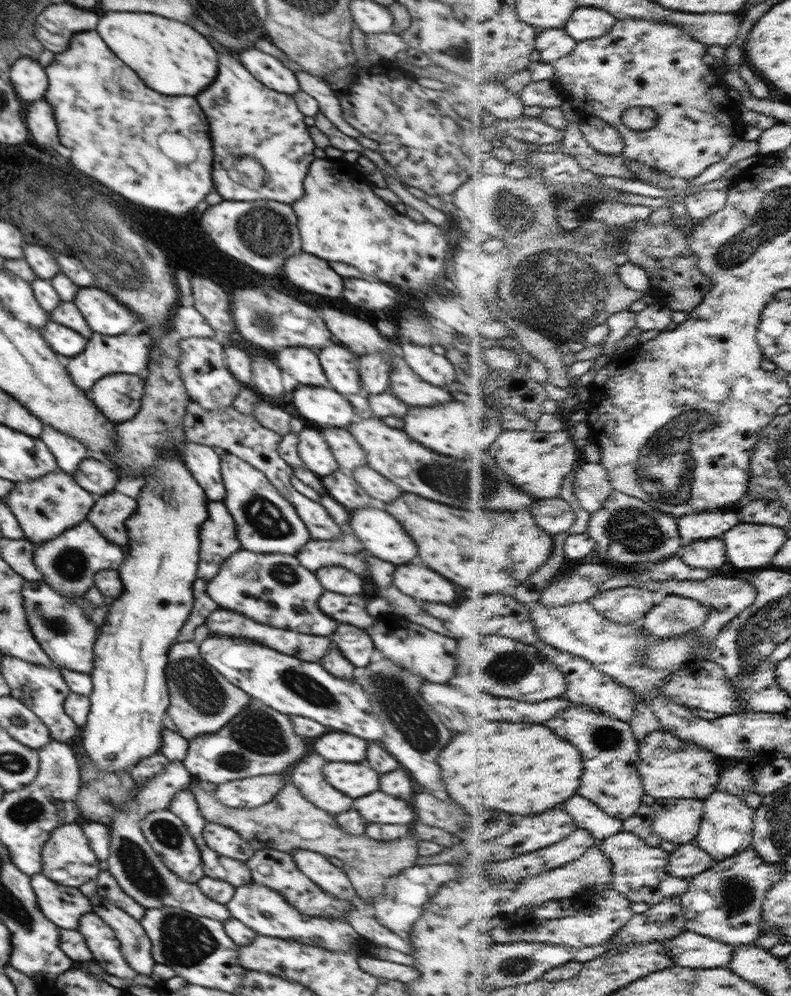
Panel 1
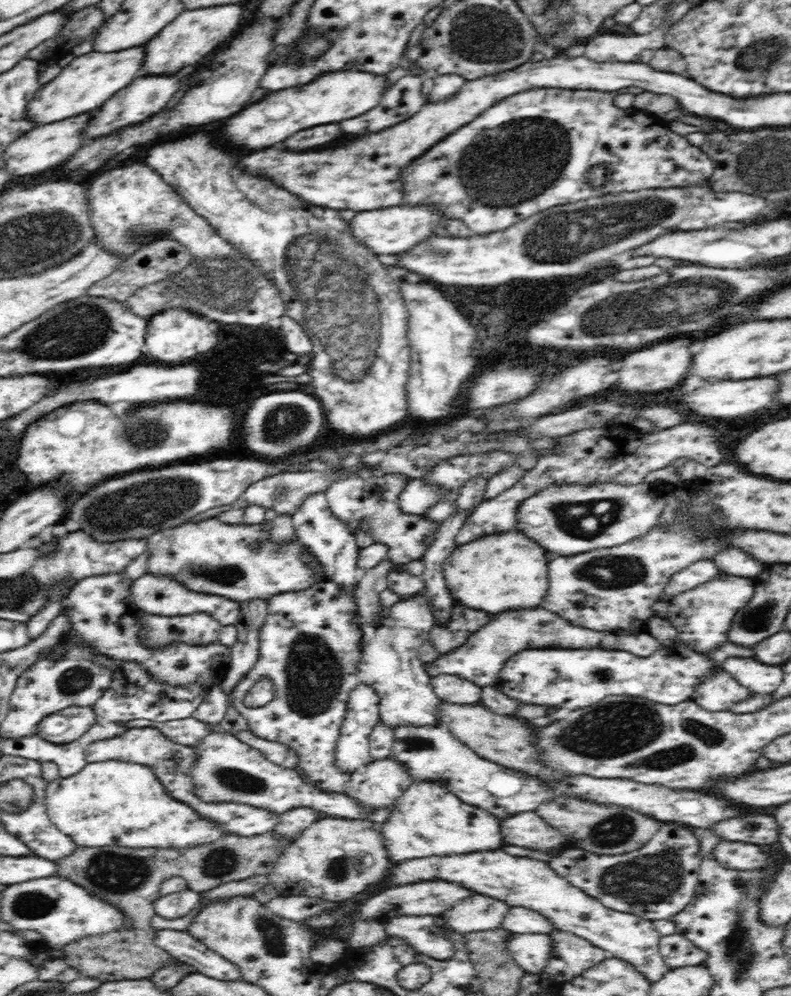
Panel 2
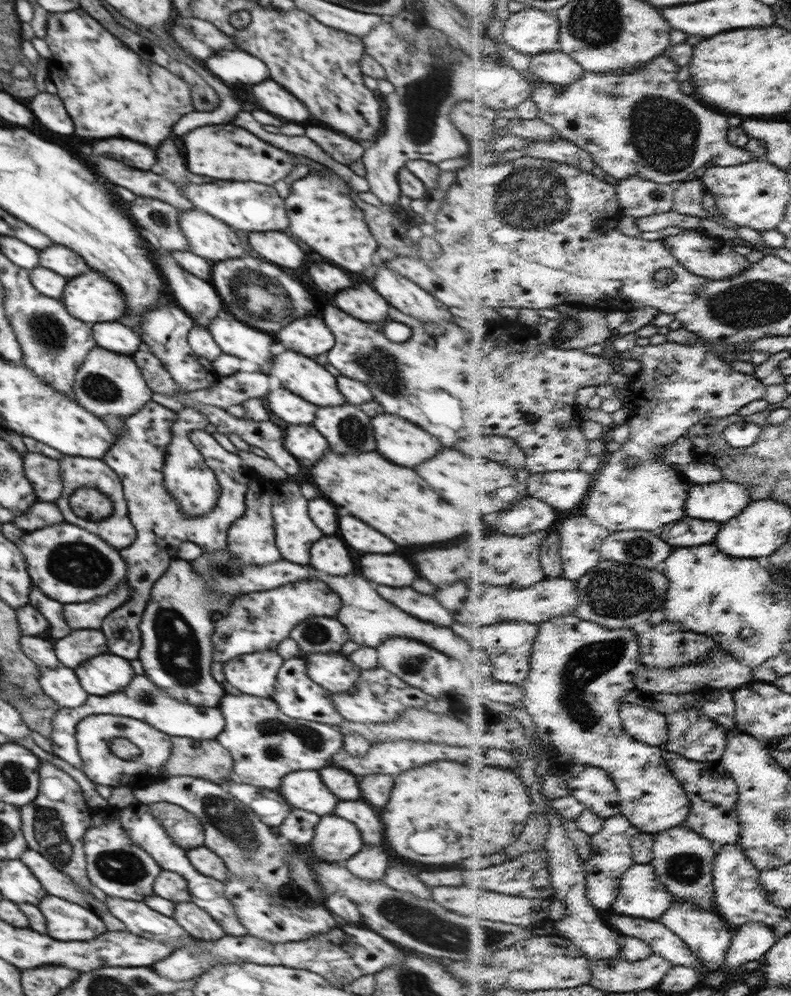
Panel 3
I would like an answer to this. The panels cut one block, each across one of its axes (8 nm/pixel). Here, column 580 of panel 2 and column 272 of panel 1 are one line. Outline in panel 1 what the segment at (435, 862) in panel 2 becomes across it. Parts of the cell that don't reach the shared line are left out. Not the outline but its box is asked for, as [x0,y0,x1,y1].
[226,882,363,952]

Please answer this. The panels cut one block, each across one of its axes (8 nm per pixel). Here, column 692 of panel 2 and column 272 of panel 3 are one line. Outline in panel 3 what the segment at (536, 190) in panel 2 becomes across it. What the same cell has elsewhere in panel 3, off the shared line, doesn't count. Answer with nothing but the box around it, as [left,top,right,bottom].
[184,124,296,185]

